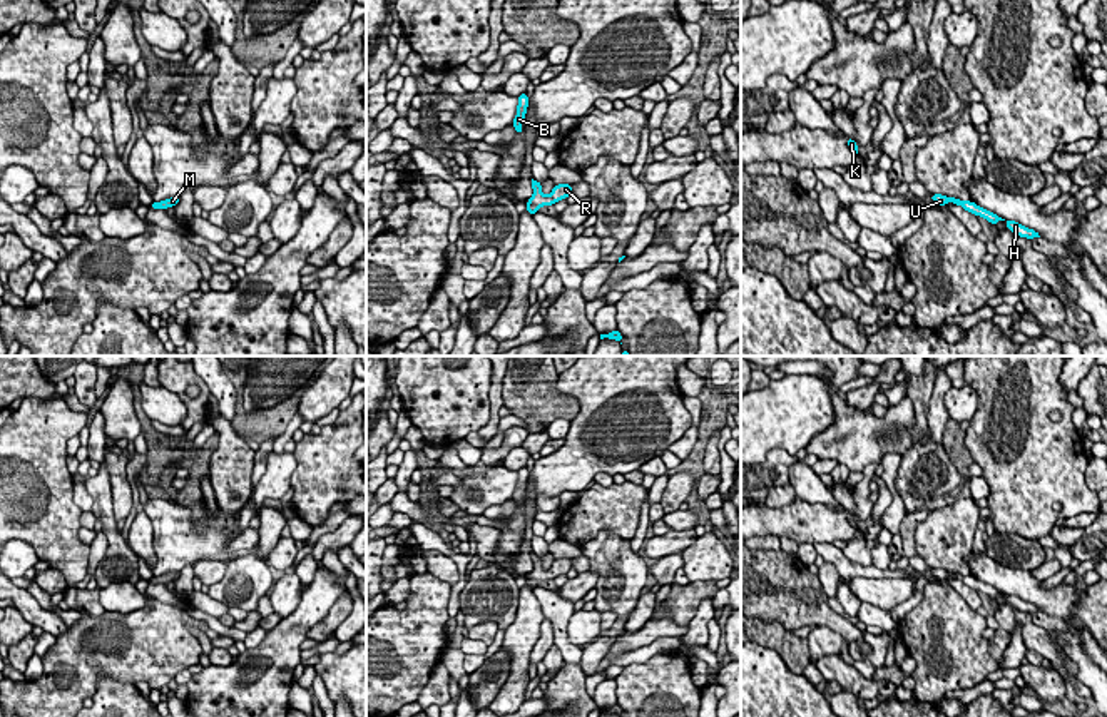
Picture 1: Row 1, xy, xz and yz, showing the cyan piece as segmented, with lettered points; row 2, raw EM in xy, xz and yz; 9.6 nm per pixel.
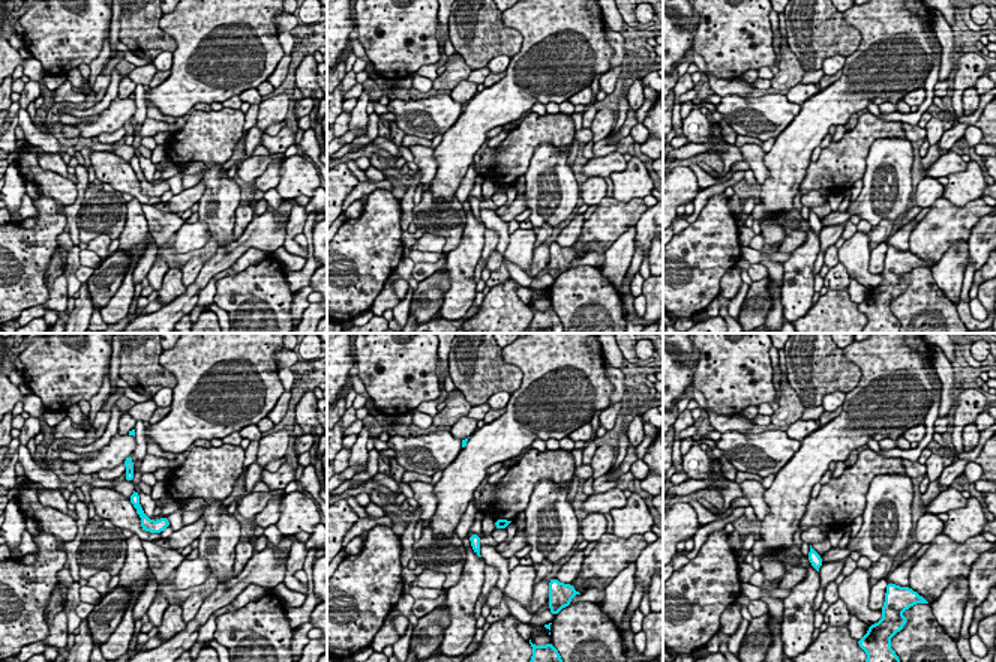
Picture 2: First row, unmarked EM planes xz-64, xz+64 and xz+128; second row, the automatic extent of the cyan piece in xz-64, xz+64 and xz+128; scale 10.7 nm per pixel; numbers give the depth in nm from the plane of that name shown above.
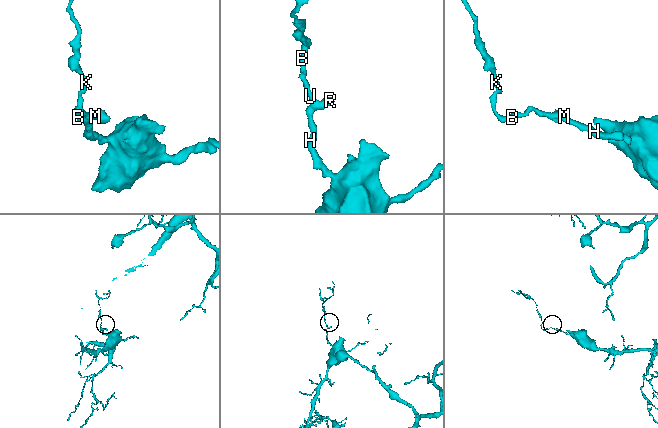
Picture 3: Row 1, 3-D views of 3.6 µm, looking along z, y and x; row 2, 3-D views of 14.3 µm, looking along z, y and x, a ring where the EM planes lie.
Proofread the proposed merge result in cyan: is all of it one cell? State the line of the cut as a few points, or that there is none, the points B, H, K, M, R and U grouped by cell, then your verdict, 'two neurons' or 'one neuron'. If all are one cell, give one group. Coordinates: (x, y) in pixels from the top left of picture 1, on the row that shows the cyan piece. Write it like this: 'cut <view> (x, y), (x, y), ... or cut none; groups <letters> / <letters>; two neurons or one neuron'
cut none; groups B H K M R U; one neuron

